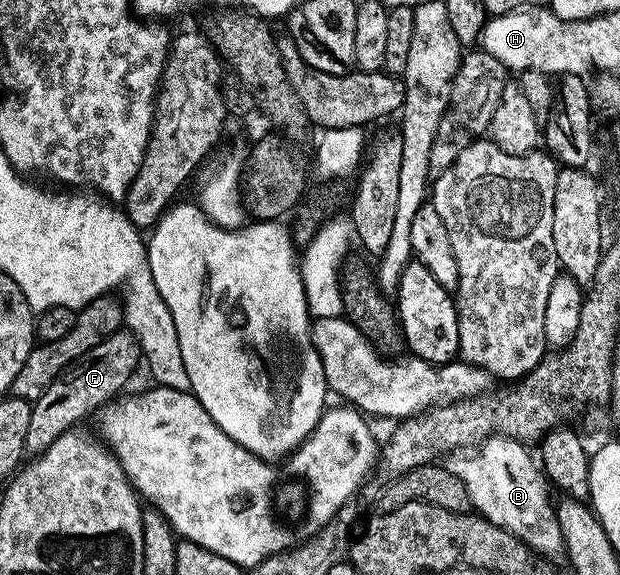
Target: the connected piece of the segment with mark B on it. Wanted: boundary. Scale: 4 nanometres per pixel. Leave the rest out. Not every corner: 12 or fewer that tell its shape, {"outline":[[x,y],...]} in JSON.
{"outline":[[491,435],[452,470],[471,506],[547,559],[566,544],[523,442]]}

